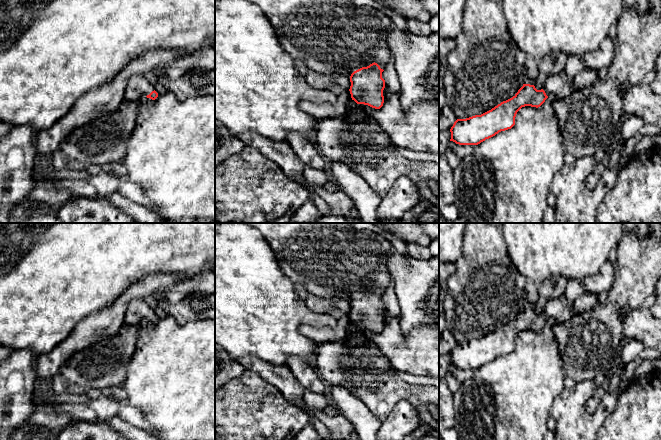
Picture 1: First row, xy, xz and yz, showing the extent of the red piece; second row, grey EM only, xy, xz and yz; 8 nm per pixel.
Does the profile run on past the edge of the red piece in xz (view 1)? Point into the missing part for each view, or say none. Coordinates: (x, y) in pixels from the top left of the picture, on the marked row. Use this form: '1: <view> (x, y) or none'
1: none

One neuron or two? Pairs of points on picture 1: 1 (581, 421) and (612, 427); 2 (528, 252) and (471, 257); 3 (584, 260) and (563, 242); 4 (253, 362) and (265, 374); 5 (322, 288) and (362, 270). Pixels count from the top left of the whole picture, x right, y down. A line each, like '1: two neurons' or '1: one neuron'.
1: two neurons
2: two neurons
3: one neuron
4: one neuron
5: one neuron

